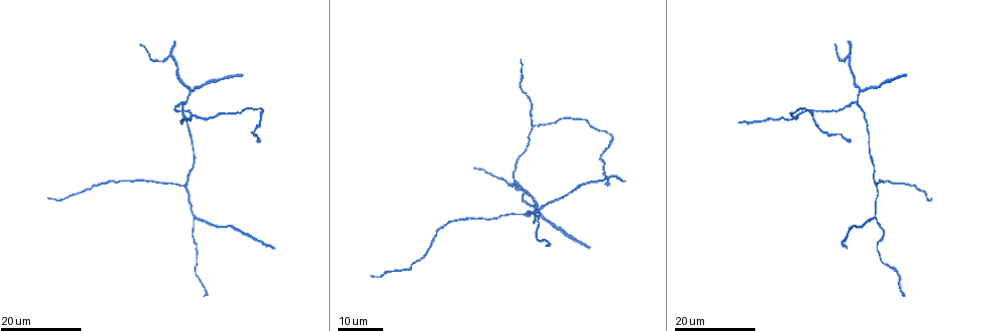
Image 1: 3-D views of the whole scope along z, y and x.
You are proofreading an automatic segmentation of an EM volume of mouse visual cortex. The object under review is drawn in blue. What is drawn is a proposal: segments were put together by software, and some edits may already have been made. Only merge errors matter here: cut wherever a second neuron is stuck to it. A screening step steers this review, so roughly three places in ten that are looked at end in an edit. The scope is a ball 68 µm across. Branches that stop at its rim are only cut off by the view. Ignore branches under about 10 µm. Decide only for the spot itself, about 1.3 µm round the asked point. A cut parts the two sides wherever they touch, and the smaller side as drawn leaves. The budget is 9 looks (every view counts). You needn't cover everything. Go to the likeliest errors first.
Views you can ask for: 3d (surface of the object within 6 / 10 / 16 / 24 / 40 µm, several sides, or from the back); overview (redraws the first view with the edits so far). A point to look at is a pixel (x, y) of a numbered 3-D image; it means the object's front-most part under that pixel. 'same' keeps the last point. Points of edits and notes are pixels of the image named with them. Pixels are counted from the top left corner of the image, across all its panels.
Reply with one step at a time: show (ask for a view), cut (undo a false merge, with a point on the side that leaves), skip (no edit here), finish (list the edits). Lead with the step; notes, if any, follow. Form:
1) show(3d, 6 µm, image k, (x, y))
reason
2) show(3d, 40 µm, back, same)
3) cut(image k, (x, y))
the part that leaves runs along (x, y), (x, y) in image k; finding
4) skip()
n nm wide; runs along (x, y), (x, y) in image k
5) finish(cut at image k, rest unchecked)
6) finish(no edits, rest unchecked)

show(3d, 16 µm, image 1, (875, 218))
arms part here

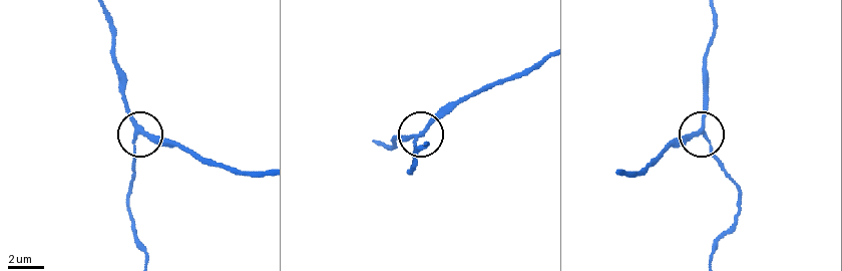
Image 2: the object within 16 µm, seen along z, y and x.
show(3d, 10 µm, image 2, (424, 132))

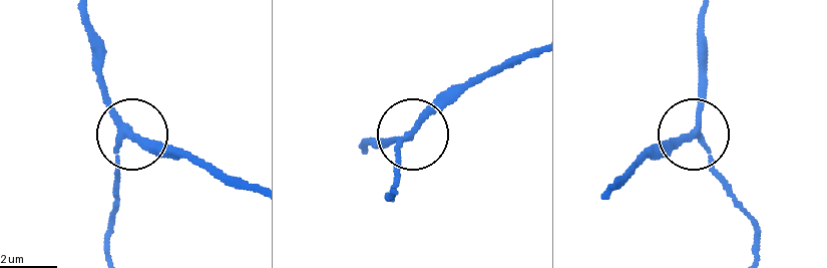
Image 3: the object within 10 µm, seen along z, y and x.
skip()
200 nm wide; runs along (365, 147), (410, 135), (473, 75) in image 3; continuous, no second neuron

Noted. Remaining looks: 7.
show(3d, 16 µm, image 1, (184, 185))
three arms meet

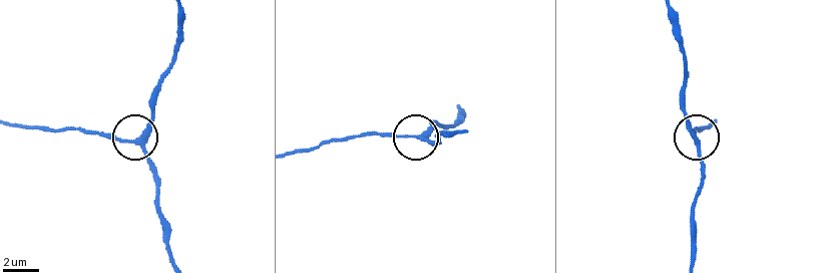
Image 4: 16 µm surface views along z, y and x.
show(3d, 6 µm, image 4, (696, 139))

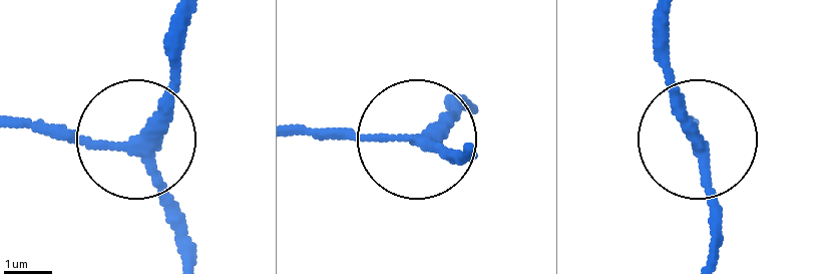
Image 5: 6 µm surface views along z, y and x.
skip()
3 arms; runs along (473, 110), (437, 114), (414, 134), (469, 159) in image 5; continuous, no second neuron

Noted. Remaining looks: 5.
show(3d, 24 µm, image 1, (533, 125))
three arms meet

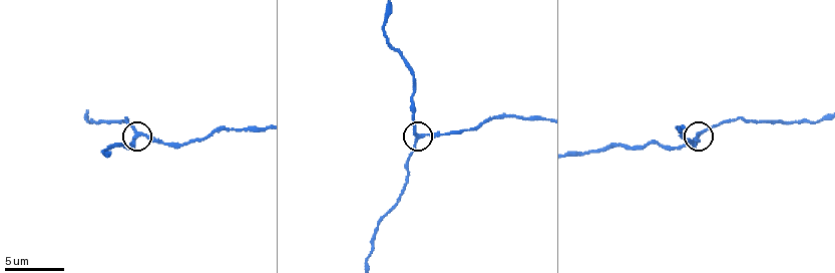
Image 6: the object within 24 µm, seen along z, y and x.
show(3d, 6 µm, image 6, (137, 133))

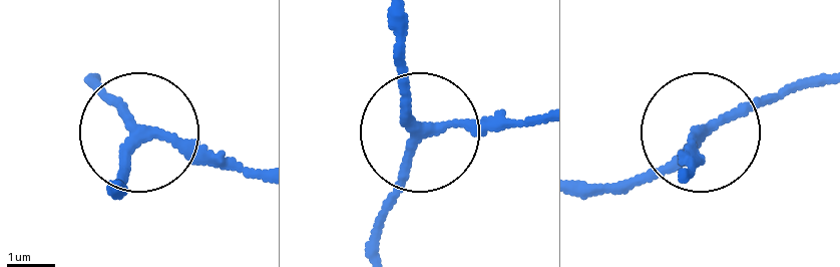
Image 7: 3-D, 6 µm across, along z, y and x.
skip()
220 nm wide; runs along (93, 74), (133, 122), (117, 198) in image 7; one neuron here

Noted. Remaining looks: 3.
show(3d, 24 µm, image 1, (855, 101))
three arms meet

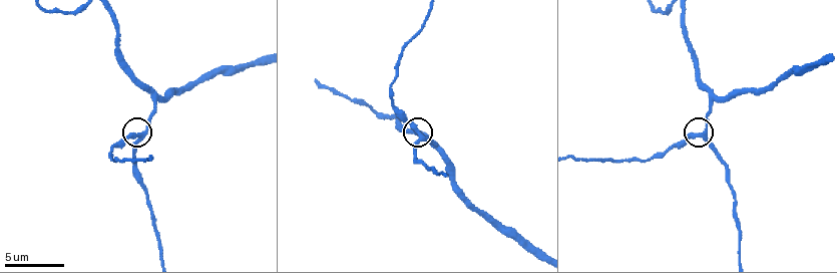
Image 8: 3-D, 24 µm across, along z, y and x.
show(3d, 6 µm, image 8, (423, 138))

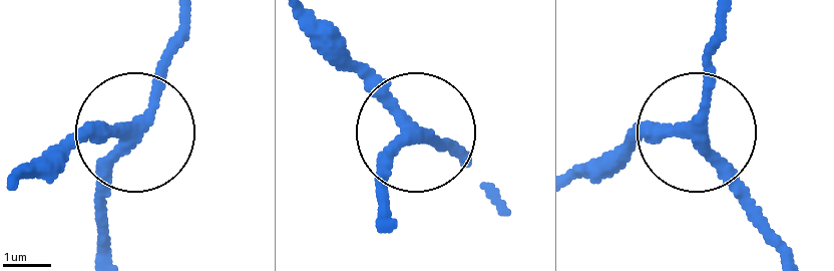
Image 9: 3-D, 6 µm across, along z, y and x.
skip()
3 arms; one neuron here

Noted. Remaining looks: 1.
finish(no edits, rest unchecked)

